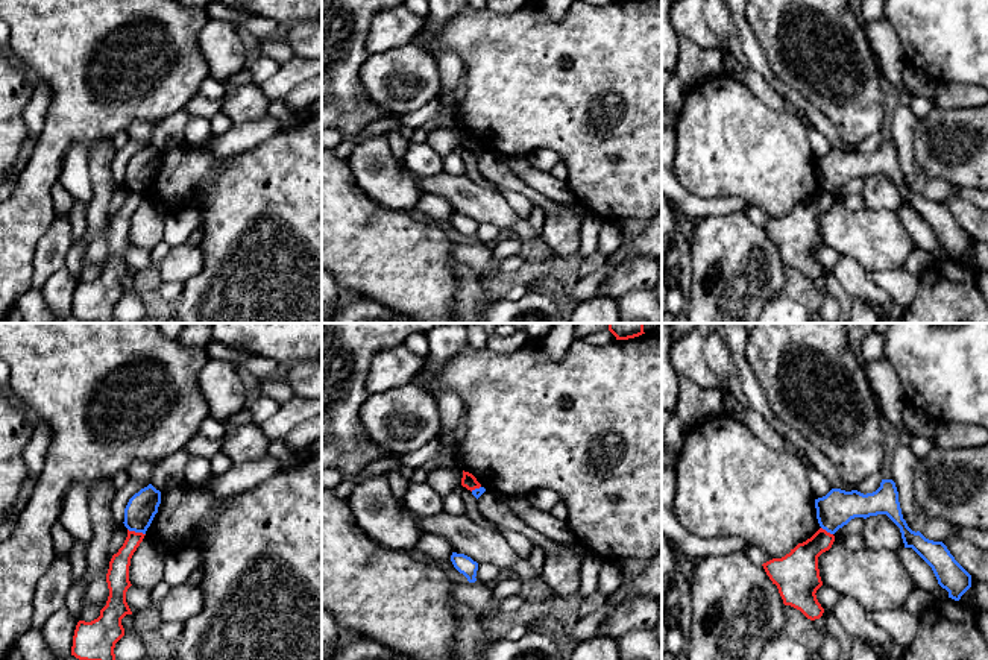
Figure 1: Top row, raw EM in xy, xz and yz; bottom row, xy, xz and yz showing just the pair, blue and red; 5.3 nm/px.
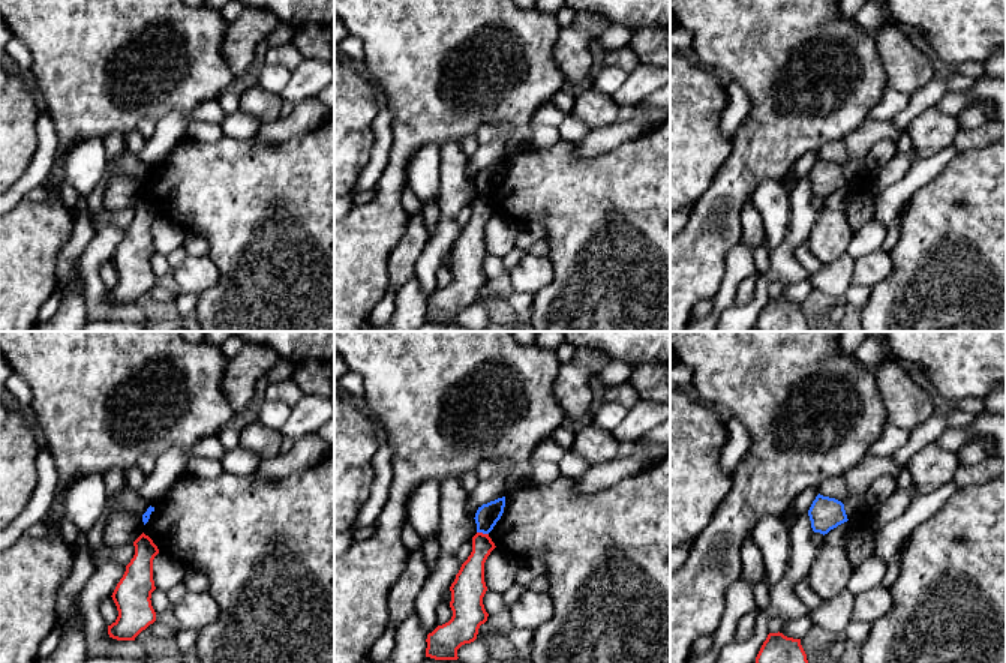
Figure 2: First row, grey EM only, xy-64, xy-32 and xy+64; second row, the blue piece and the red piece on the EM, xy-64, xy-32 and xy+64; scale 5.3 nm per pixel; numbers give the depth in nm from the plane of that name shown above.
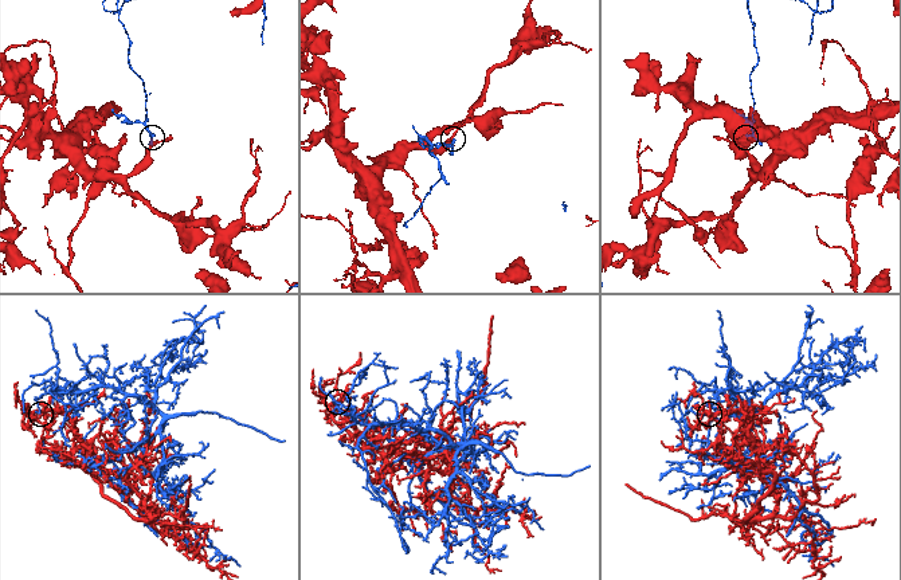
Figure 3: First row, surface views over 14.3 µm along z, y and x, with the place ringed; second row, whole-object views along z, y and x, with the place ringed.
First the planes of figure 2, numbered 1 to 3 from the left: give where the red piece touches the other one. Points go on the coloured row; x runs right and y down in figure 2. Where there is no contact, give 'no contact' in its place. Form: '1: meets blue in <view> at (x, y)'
1: no contact
2: meets blue in xy-32 at (483, 533)
3: no contact

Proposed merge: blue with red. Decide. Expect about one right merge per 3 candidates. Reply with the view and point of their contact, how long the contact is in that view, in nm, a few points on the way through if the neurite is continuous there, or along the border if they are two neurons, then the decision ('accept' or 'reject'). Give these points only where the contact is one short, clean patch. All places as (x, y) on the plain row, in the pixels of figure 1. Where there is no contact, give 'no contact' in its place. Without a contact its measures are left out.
contact xy (137, 191); length 100 nm; border xy (128, 188), (144, 194); reject

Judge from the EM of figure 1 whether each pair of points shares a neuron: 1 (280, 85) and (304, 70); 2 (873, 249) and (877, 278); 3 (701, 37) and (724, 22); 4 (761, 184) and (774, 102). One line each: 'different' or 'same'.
1: same
2: different
3: different
4: different

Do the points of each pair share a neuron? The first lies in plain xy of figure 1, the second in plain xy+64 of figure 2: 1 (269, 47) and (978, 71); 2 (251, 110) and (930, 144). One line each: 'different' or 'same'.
1: same
2: same

